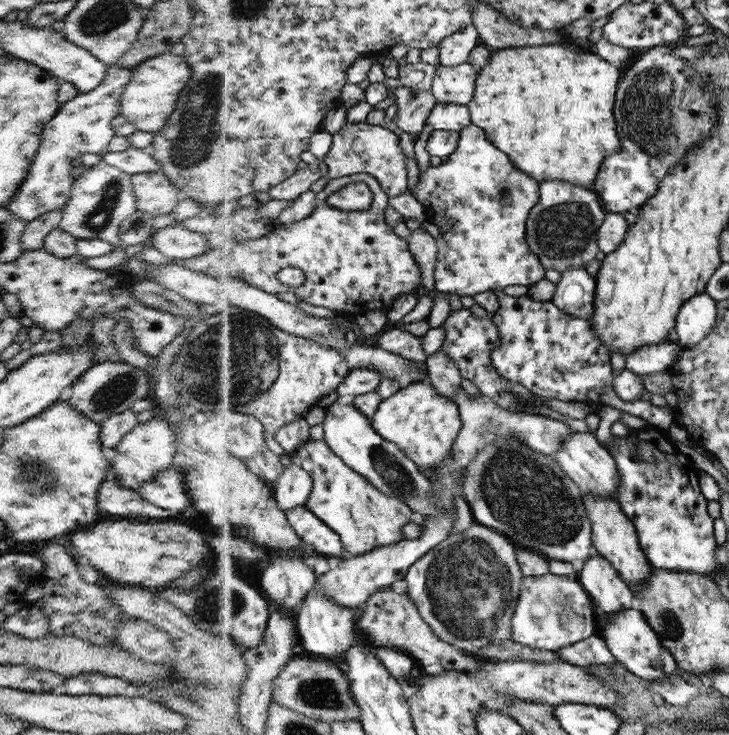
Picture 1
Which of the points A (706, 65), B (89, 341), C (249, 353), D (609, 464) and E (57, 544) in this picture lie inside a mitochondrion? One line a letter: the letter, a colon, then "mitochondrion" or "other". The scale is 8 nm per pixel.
A: mitochondrion
B: other
C: mitochondrion
D: other
E: other

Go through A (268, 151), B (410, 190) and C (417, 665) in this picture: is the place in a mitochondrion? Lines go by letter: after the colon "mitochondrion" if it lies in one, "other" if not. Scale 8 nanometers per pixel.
A: other
B: other
C: other

